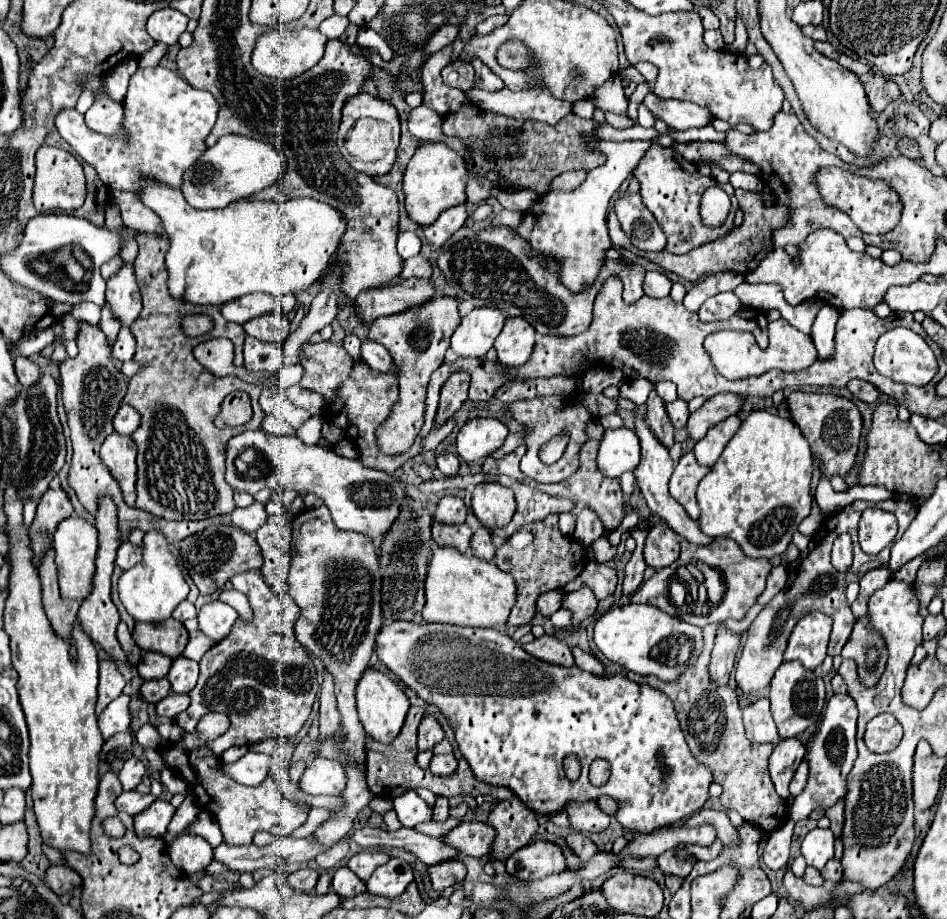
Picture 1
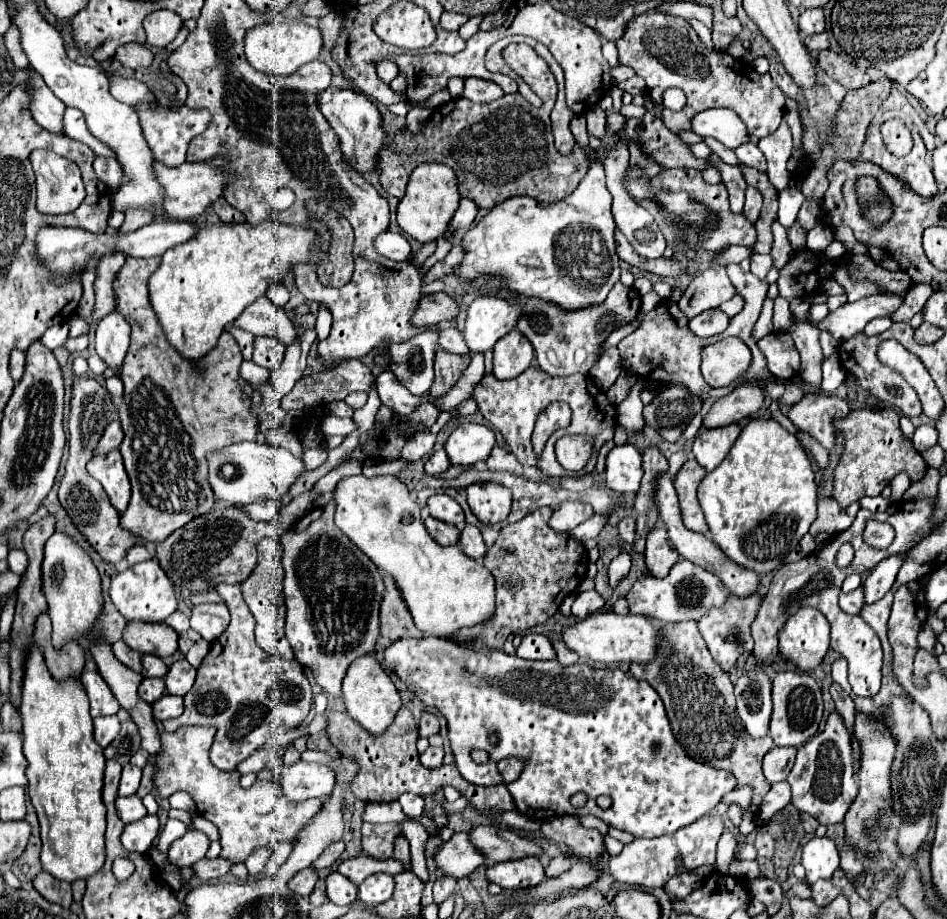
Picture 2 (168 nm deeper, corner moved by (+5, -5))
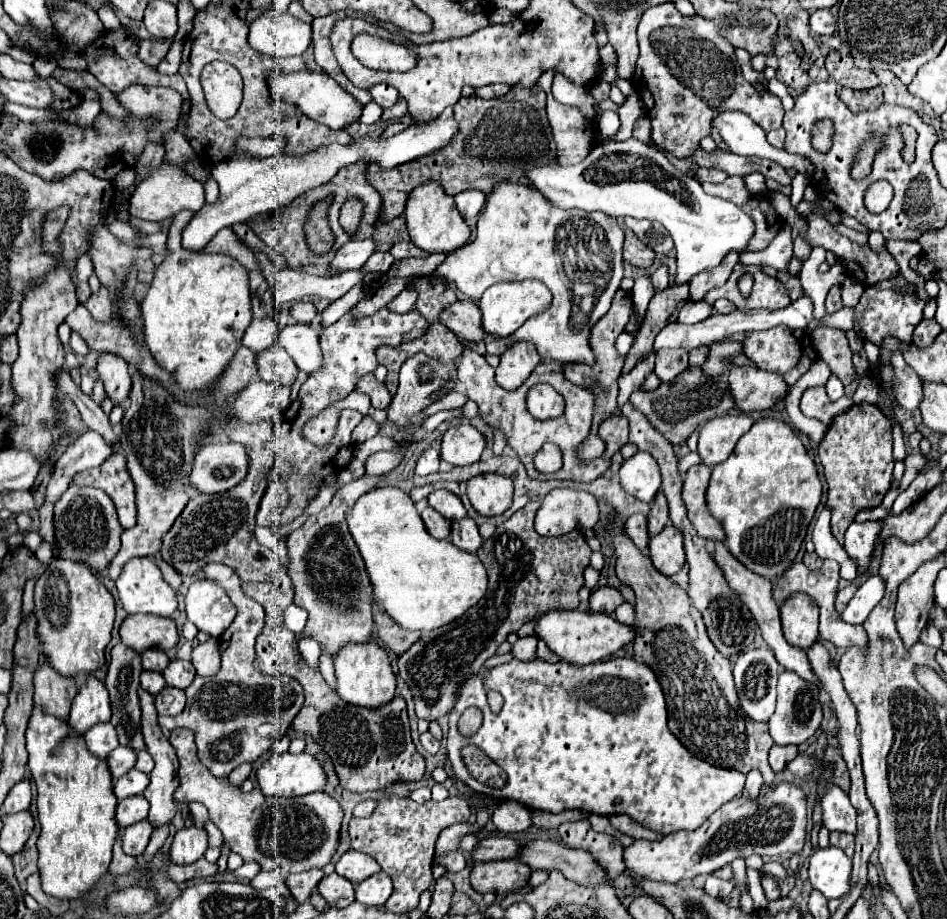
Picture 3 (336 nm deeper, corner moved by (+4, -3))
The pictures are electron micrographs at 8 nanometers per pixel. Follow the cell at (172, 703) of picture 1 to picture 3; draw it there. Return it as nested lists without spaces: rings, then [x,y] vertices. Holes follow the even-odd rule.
[[[166,687],[156,695],[158,715],[178,715],[186,705],[186,695],[182,689]]]

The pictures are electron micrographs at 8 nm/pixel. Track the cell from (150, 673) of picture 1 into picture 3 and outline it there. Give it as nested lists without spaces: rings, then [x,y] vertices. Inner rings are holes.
[[[146,649],[140,655],[142,655],[142,667],[146,671],[162,671],[170,663],[168,655],[162,649]]]

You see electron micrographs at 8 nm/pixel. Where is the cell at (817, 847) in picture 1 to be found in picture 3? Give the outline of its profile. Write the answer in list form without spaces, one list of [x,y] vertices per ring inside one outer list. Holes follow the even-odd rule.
[[[838,847],[816,849],[808,867],[810,883],[826,899],[840,899],[850,893],[852,859]]]

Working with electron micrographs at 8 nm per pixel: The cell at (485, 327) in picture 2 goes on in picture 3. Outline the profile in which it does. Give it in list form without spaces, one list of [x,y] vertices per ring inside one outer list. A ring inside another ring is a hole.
[[[526,279],[518,283],[498,283],[490,289],[480,299],[480,311],[484,319],[484,331],[494,335],[494,337],[508,337],[512,335],[518,327],[524,325],[526,319],[544,313],[552,303],[552,293],[544,283],[538,283],[536,279]]]

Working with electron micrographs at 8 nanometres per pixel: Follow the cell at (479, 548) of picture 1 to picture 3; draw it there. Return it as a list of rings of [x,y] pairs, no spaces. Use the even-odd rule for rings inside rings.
[[[464,517],[464,519],[452,523],[450,539],[458,549],[464,549],[464,551],[470,551],[470,553],[476,553],[478,547],[482,545],[482,537],[478,533],[478,525],[470,517]]]

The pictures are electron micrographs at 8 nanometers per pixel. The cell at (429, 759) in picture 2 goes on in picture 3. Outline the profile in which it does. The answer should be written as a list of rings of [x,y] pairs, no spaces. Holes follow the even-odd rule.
[[[426,731],[426,733],[420,735],[420,743],[422,743],[422,747],[424,747],[428,753],[438,753],[438,749],[440,749],[440,741],[434,739],[430,731]]]

